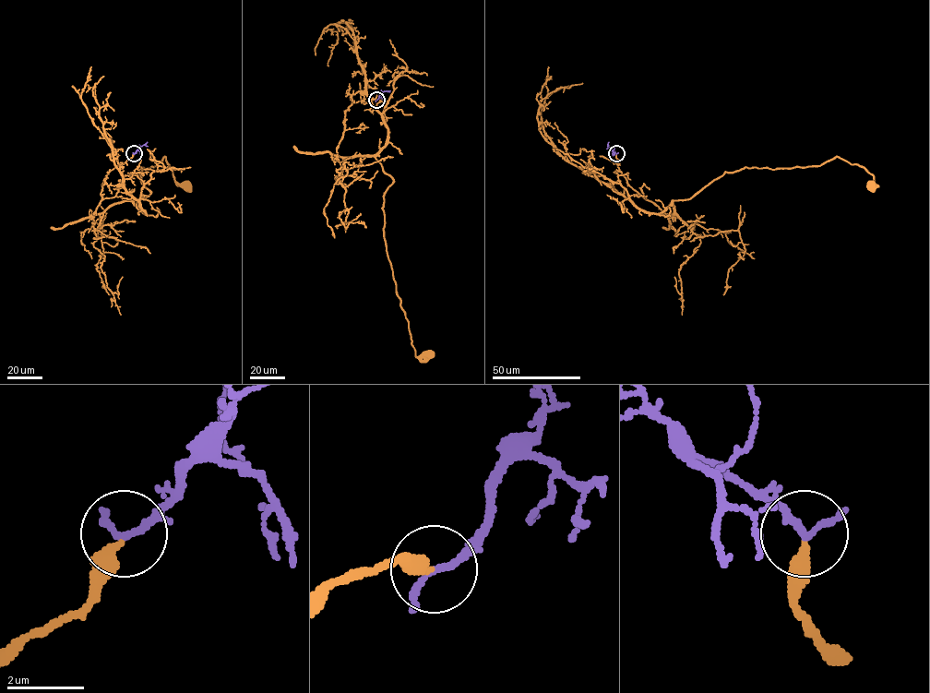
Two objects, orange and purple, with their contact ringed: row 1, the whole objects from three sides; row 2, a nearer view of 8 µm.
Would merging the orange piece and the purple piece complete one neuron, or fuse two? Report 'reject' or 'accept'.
accept

